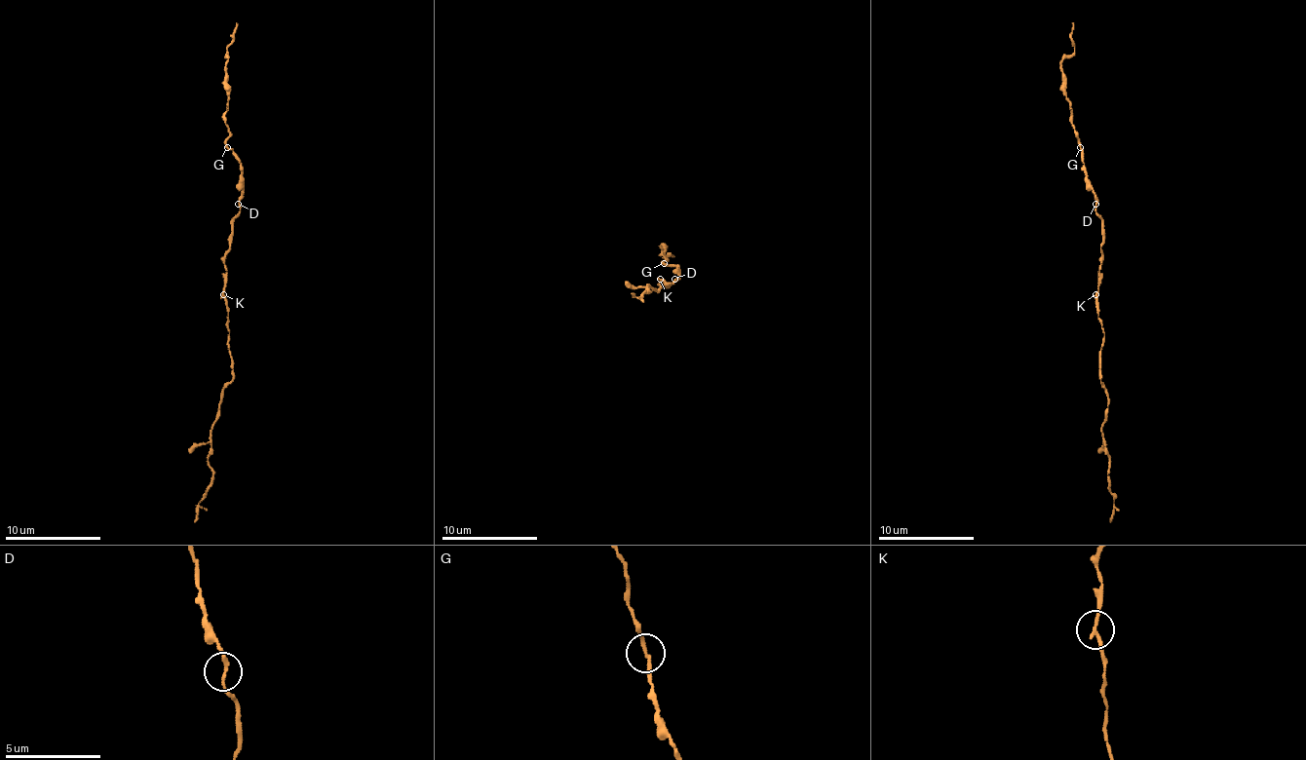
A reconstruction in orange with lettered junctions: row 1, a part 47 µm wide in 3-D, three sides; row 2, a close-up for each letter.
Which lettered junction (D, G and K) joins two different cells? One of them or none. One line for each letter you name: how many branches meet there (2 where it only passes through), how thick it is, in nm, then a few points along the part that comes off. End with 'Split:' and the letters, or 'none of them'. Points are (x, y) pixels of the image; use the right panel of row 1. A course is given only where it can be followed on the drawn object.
K: Branches: 2. Thickness 180 nm. Course of the part to remove: (1095, 294), (1104, 335), (1100, 380), (1107, 390), (1102, 442), (1109, 459), (1107, 480), (1114, 497), (1109, 521)
Split: K

